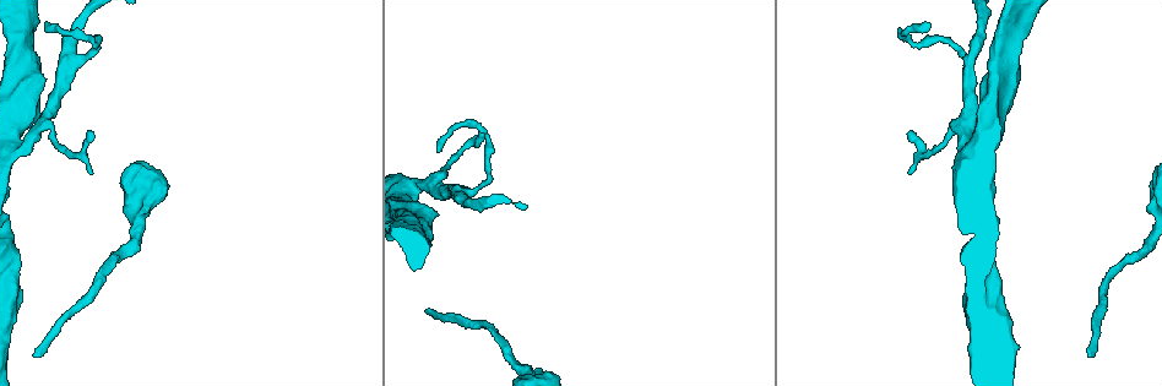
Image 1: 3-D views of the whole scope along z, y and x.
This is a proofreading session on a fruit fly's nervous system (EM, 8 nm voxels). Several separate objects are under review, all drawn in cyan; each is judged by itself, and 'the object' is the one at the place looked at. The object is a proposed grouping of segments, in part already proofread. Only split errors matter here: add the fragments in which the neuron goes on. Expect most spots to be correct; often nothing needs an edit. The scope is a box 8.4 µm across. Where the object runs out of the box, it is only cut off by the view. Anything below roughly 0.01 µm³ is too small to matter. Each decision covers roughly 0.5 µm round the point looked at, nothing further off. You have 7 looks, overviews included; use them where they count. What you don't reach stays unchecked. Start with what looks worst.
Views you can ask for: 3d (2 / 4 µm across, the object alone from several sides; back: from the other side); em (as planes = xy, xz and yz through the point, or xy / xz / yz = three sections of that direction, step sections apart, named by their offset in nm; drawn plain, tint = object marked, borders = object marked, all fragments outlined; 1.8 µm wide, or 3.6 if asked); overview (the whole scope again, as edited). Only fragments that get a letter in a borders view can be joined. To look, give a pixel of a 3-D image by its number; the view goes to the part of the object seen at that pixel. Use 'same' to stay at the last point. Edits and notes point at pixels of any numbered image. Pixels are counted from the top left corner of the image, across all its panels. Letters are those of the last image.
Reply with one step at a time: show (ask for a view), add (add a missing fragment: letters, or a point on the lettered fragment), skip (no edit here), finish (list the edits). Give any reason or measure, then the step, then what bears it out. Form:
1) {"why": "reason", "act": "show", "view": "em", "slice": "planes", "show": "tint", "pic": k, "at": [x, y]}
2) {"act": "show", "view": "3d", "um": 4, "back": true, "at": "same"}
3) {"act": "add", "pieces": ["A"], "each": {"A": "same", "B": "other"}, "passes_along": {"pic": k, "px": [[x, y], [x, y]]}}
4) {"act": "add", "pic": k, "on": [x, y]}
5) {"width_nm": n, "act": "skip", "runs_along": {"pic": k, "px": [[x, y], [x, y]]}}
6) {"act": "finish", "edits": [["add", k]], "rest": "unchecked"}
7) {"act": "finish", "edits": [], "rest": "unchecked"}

{"why": "tapers out", "act": "show", "view": "em", "slice": "planes", "show": "tint", "pic": 1, "at": [32, 355]}

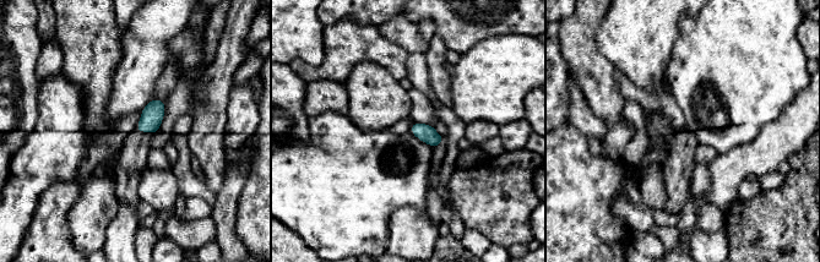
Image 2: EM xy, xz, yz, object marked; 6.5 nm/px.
{"why": "see the neighbours", "act": "show", "view": "em", "slice": "planes", "show": "borders", "at": "same"}

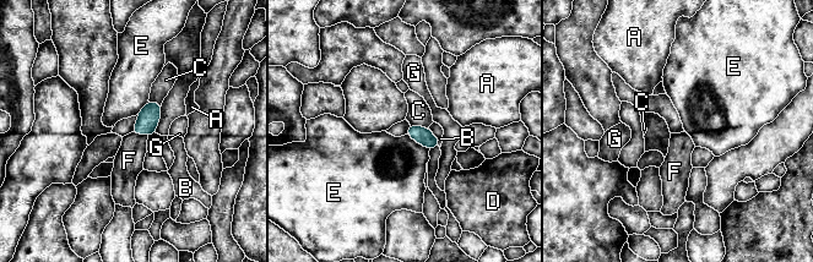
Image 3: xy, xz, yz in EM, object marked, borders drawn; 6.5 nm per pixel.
{"longest_contact_nm": ["E", 190], "act": "add", "pieces": ["F"], "each": {"A": "other", "B": "other", "C": "other", "D": "other", "E": "other", "F": "same", "G": "other"}, "passes_along": {"pic": 3, "px": [[148, 116], [140, 134], [129, 160]]}, "found": "it goes on there"}

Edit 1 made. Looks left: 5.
{"why": "thin end", "act": "show", "view": "em", "slice": "planes", "show": "borders", "pic": 1, "at": [908, 172]}

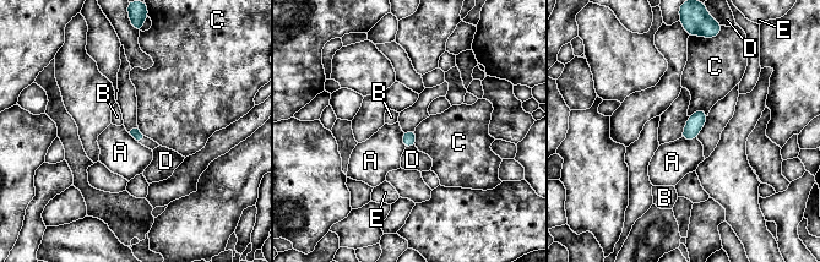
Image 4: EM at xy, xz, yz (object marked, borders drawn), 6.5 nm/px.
{"act": "skip", "each": {"A": "other", "B": "other", "C": "other", "D": "other", "E": "other"}, "found": "none of them fits"}

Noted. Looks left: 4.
{"why": "end of a long branch", "act": "show", "view": "em", "slice": "planes", "show": "borders", "pic": 1, "at": [928, 23]}

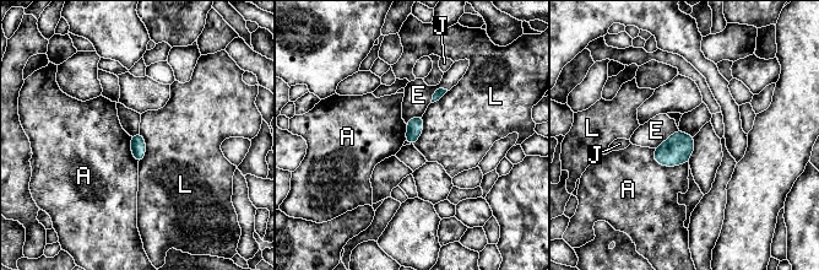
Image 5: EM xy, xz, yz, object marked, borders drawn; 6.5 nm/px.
{"width_nm": 100, "longest_contact_nm": ["A", 260], "act": "skip", "each": {"A": "other", "E": "other", "J": "other", "L": "other"}, "found": "no lettered fragment goes on from it"}

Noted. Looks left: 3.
{"act": "finish", "edits": [["add", 3]], "rest": "unchecked"}

